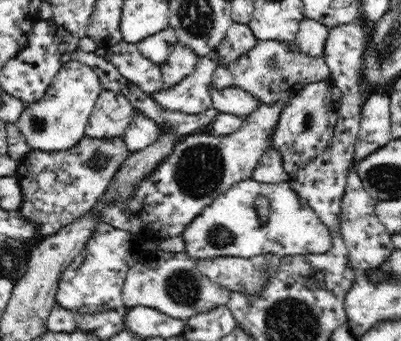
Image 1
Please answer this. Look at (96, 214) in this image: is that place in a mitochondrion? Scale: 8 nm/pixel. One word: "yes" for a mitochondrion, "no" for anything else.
no

